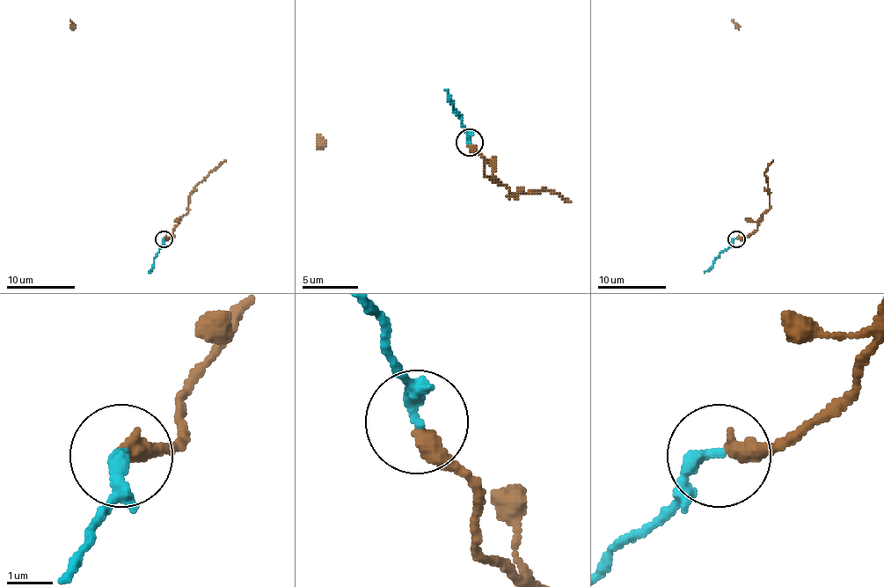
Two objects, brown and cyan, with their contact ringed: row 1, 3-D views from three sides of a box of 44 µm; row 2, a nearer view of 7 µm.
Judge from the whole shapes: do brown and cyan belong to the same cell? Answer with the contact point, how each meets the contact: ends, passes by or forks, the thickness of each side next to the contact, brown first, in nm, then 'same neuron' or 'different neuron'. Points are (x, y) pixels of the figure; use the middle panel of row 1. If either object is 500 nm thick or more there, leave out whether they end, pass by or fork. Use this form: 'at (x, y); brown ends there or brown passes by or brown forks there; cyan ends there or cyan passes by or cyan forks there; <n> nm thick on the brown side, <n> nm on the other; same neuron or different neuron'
at (470, 143); brown ends there; cyan ends there; 400 nm thick on the brown side, 320 nm on the other; same neuron

